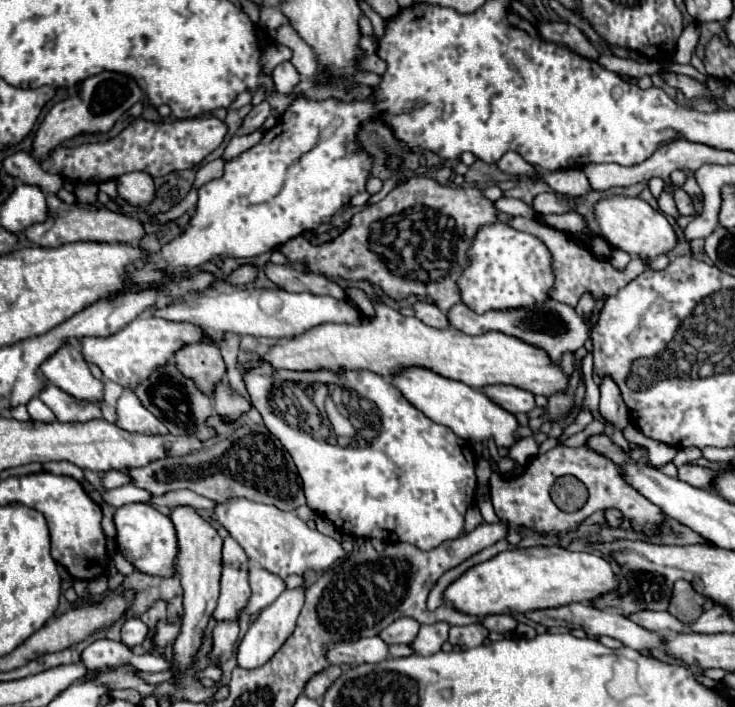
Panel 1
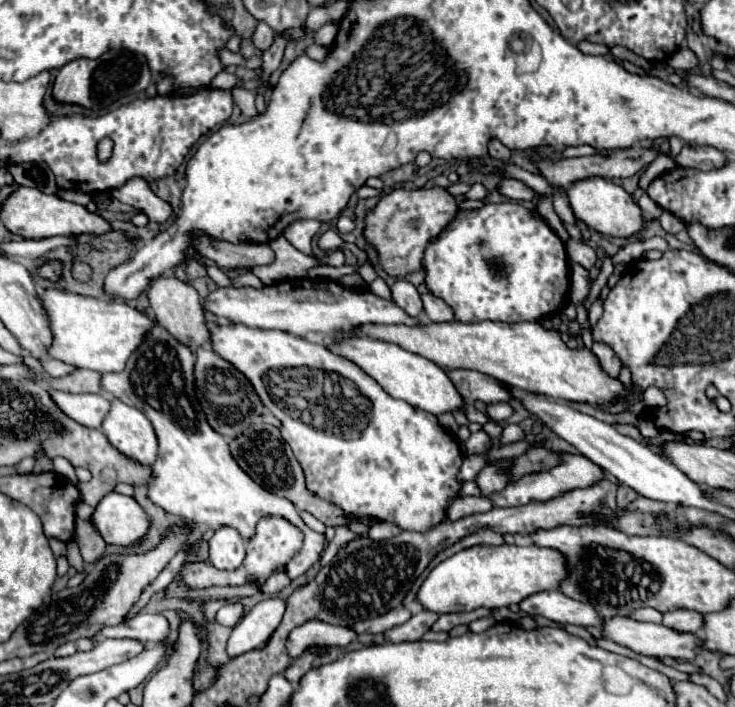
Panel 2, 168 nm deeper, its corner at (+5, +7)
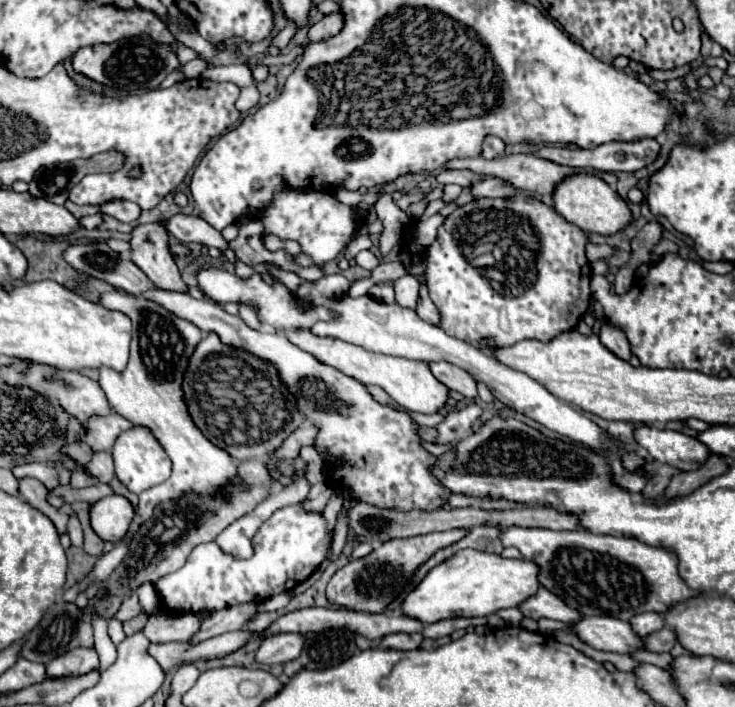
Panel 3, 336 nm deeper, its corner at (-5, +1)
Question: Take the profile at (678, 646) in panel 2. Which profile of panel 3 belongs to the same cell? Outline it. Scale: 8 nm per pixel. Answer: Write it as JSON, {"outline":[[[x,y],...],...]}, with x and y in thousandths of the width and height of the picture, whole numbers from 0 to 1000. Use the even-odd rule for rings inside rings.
{"outline":[[[792,873],[792,878],[778,884],[778,890],[792,907],[819,921],[860,924],[865,918],[876,918],[876,904],[868,895],[863,895],[854,878],[846,876]]]}

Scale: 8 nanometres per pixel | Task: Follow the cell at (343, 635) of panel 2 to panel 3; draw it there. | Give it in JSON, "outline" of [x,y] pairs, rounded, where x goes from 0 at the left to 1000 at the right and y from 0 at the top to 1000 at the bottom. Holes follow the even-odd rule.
{"outline":[[[378,895],[354,912],[354,921],[348,924],[348,935],[354,938],[392,938],[408,929],[414,918],[416,901],[411,895]]]}

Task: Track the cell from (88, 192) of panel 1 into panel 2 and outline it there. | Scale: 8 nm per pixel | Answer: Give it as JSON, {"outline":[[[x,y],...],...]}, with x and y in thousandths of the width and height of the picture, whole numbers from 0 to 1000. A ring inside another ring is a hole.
{"outline":[[[82,270],[79,273],[84,281],[90,284],[98,284],[98,287],[106,287],[106,290],[120,290],[125,284],[125,279],[120,273],[109,273],[109,270]]]}

